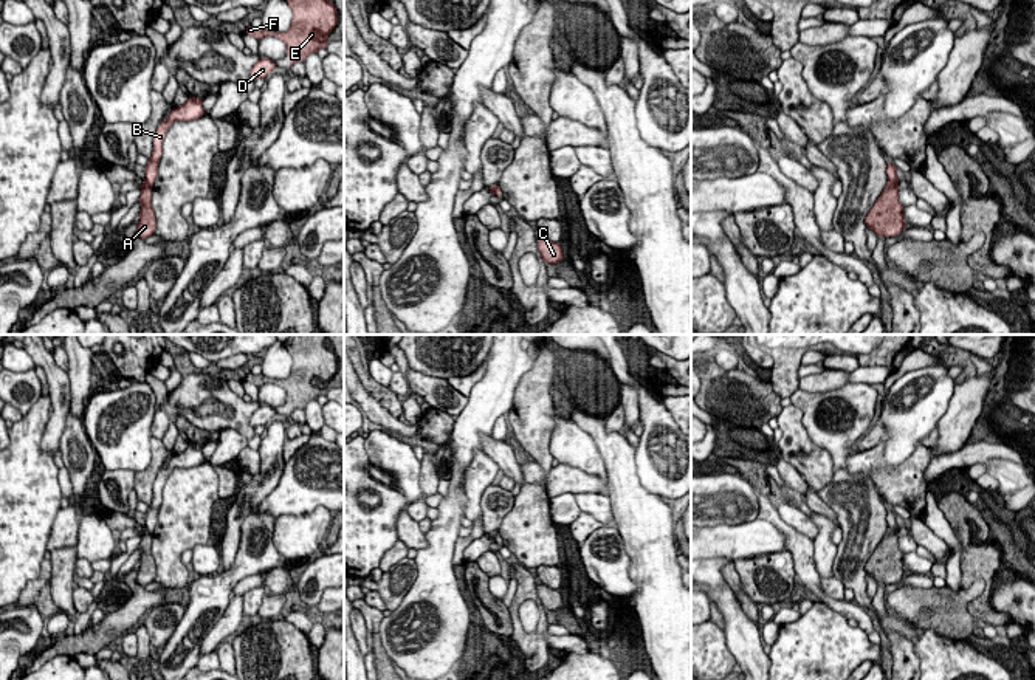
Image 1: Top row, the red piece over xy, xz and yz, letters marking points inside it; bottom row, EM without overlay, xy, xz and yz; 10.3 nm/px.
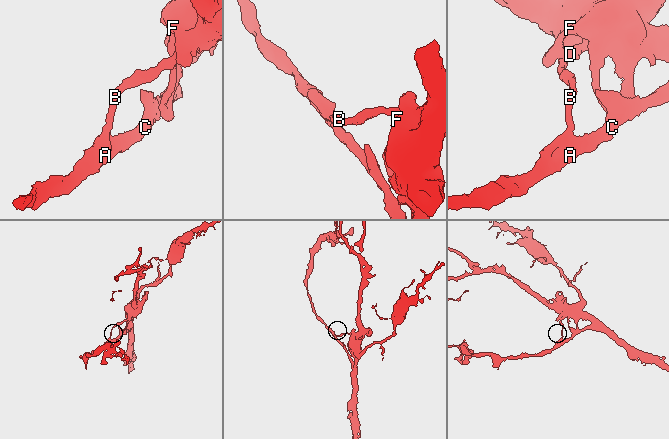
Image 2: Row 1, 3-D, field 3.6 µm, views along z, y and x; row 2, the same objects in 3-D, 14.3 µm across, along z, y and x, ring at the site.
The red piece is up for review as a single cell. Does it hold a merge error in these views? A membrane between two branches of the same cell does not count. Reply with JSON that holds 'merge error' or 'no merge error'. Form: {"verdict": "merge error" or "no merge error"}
{"verdict": "merge error"}

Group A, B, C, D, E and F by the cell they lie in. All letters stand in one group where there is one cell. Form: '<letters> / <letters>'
A C E F / B D

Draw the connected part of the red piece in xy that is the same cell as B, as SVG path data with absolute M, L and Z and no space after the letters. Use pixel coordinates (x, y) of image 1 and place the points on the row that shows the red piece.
M189 96L189 99L181 107L172 108L172 112L166 121L160 122L160 125L156 127L156 132L153 135L153 152L146 166L144 181L150 187L153 187L153 183L156 180L158 163L163 155L163 141L164 141L164 136L166 136L169 127L172 125L172 122L174 121L194 121L201 116L205 116L203 99Z

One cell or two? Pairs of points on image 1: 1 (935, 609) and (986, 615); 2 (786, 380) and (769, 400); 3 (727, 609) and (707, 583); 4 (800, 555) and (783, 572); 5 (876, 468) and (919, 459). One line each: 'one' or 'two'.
1: two
2: two
3: one
4: two
5: one

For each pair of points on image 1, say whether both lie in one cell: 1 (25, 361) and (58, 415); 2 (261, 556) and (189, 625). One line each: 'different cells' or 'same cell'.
1: different cells
2: same cell

